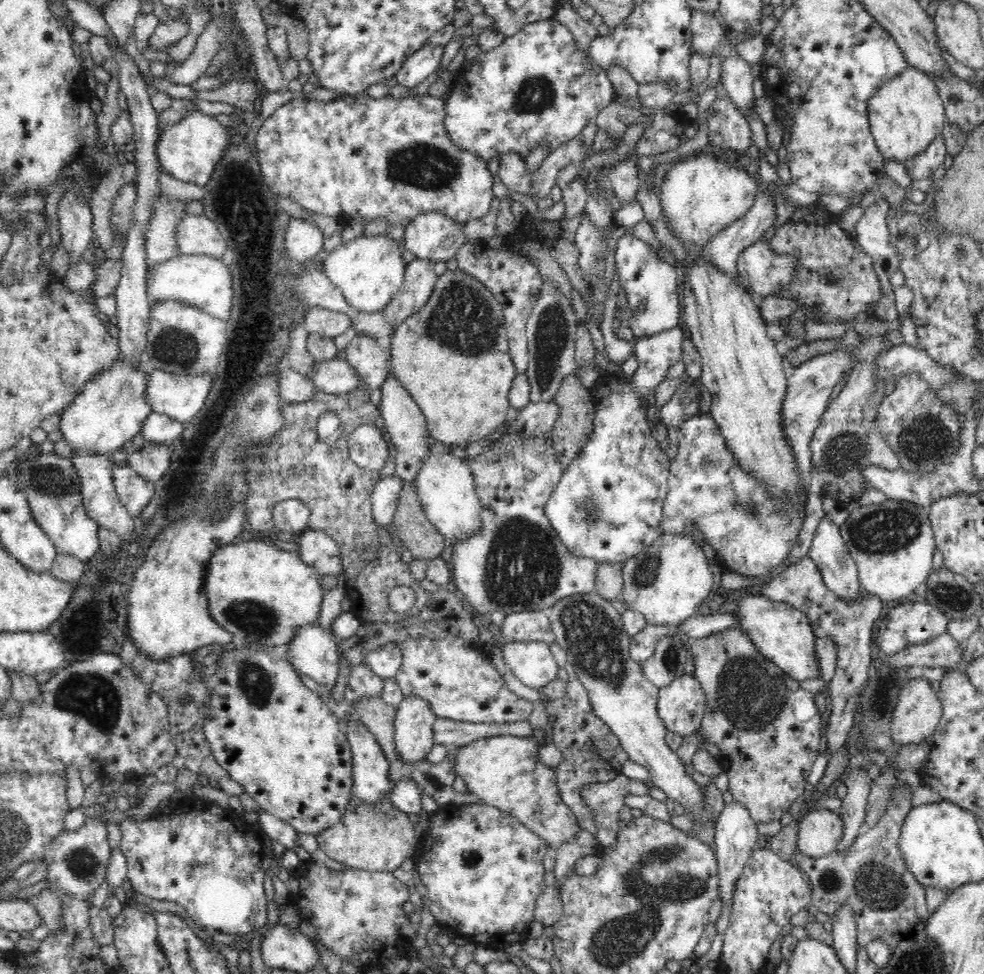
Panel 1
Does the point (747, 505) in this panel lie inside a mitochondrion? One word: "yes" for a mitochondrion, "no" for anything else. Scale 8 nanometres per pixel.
yes

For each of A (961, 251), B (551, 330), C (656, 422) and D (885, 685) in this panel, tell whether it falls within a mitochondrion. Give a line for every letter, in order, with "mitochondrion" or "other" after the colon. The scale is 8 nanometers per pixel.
A: mitochondrion
B: mitochondrion
C: other
D: mitochondrion

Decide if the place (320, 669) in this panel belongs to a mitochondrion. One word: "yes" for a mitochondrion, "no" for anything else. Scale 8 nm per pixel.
no

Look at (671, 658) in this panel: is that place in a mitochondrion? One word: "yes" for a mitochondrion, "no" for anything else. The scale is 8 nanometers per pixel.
yes

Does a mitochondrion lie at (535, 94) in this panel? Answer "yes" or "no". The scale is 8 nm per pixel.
yes

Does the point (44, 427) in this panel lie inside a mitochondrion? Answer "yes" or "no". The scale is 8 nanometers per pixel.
no

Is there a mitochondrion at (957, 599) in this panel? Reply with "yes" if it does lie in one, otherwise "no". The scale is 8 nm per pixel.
yes

